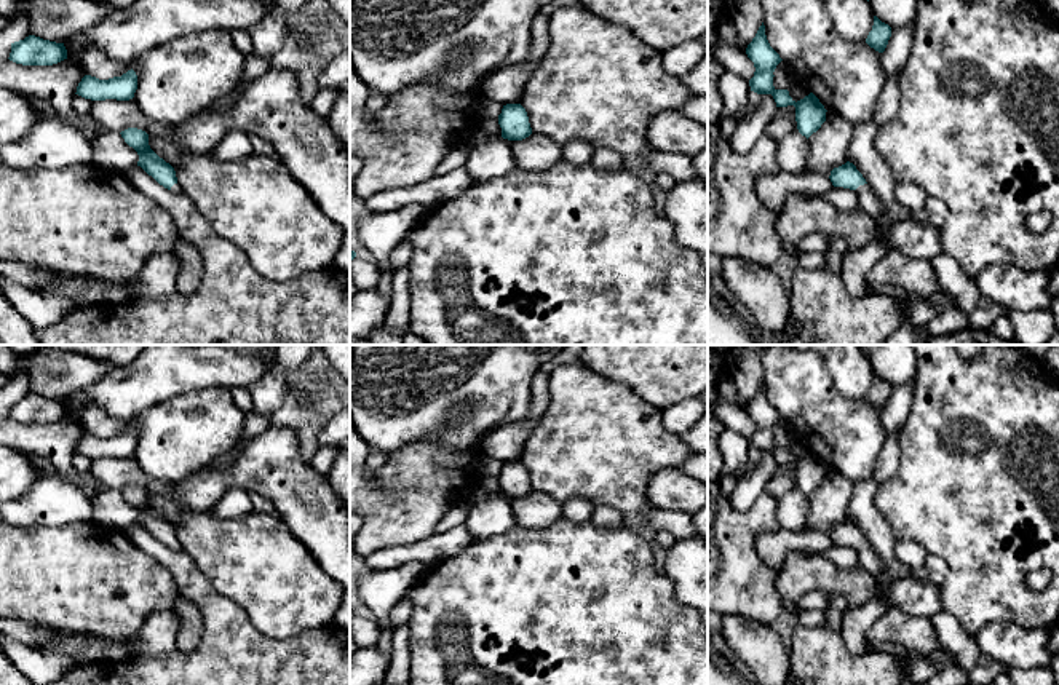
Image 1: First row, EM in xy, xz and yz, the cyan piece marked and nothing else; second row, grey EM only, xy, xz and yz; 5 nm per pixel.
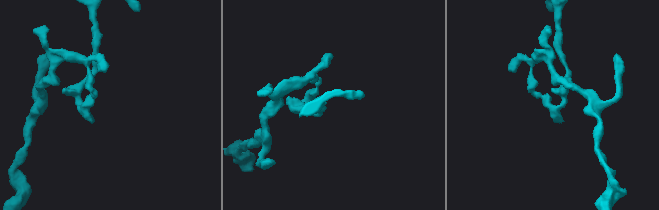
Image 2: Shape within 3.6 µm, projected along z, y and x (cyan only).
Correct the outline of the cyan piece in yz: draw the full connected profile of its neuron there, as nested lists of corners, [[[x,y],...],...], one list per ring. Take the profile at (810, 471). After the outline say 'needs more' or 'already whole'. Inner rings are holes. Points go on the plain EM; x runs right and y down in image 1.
[[[764,380],[748,402],[746,412],[756,425],[754,434],[749,438],[751,449],[757,452],[771,452],[776,465],[794,463],[799,490],[807,497],[816,490],[826,479],[827,468],[813,450],[795,460],[787,447],[776,447],[773,444],[773,430],[783,417],[770,404]]]; already whole

